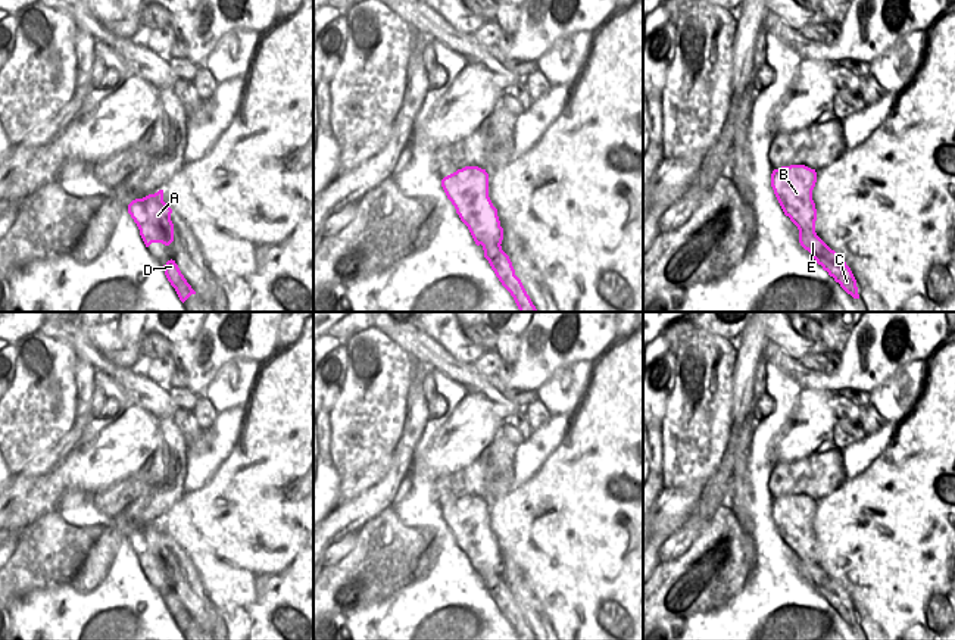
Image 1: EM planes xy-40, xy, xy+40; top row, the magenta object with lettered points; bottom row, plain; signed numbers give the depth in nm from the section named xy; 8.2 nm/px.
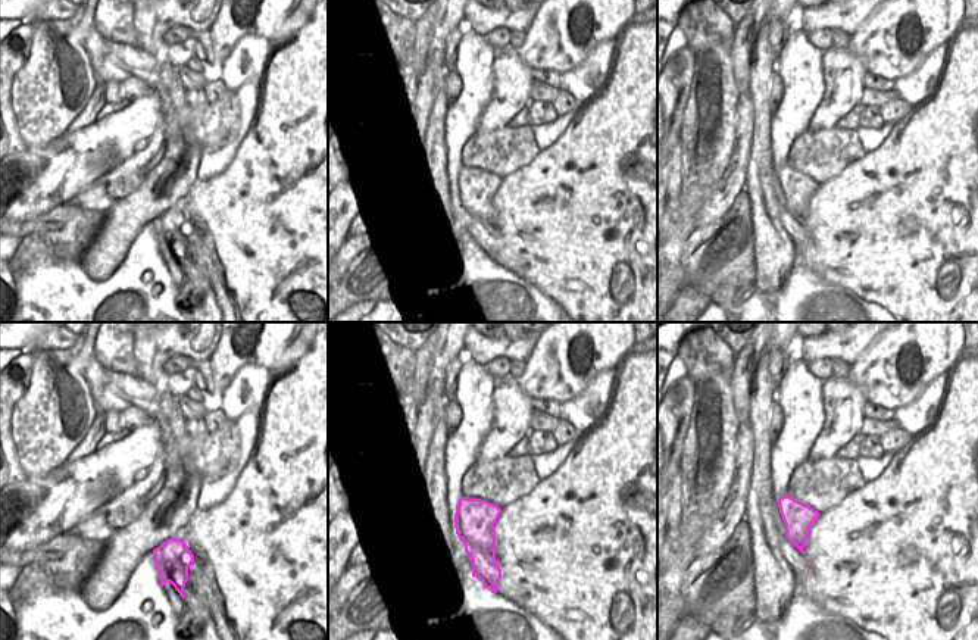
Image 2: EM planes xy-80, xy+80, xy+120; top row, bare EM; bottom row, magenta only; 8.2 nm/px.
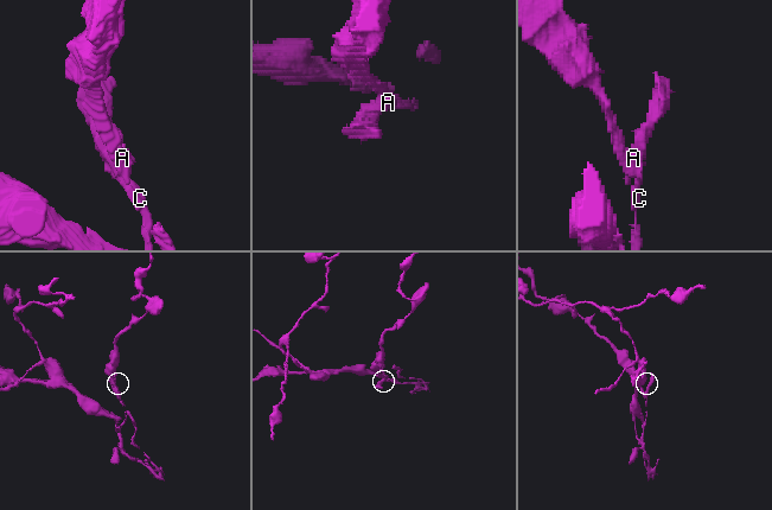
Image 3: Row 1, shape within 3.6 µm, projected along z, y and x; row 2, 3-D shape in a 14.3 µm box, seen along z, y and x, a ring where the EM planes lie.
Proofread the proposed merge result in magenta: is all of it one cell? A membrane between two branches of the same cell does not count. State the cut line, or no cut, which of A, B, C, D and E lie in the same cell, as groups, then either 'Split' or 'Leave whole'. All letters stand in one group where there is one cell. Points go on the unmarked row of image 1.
Split along xy (502, 580), (492, 587), (484, 581). Groups: A B / C D E. Split.

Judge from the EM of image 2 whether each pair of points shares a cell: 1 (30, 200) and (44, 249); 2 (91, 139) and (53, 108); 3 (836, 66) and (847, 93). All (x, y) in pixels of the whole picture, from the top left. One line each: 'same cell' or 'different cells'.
1: different cells
2: different cells
3: same cell

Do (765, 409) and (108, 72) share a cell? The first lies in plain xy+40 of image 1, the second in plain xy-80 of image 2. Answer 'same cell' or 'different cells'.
different cells

